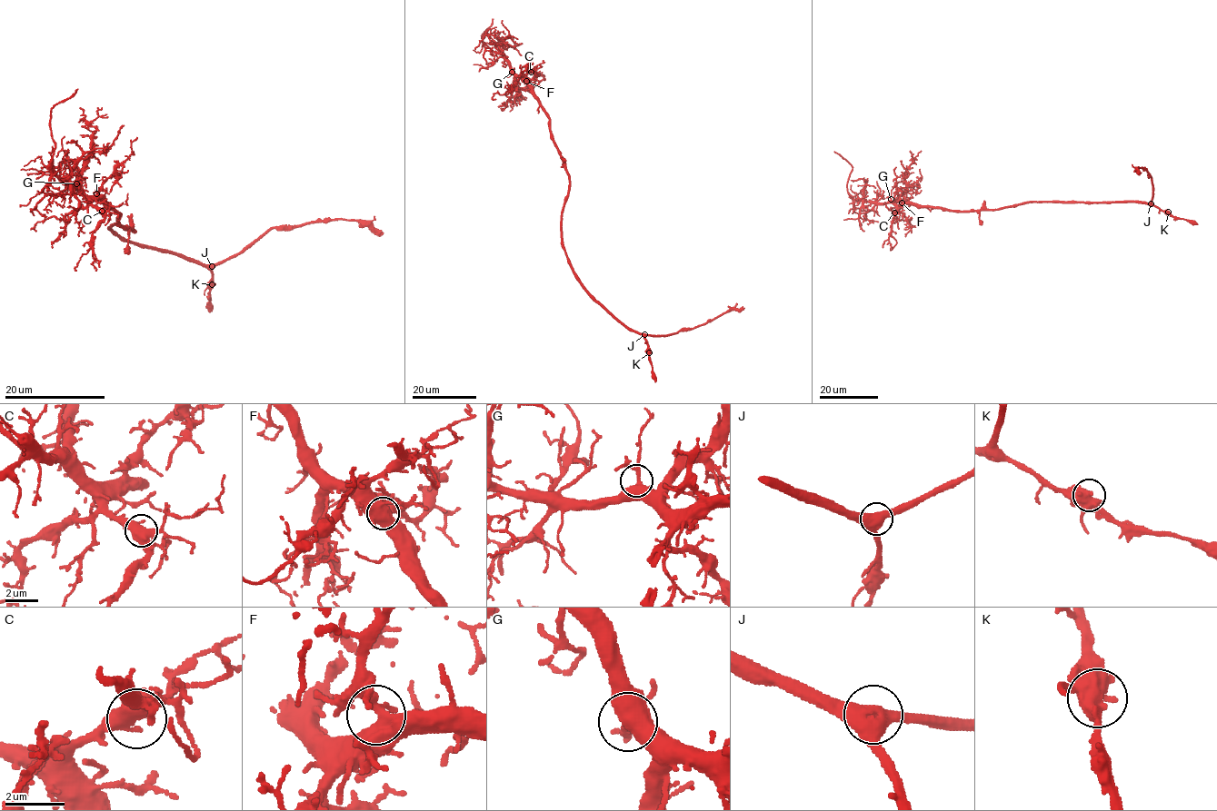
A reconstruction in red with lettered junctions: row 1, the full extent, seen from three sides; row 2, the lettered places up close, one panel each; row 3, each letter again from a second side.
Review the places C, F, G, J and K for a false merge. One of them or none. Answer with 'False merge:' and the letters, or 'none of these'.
False merge: none of these

